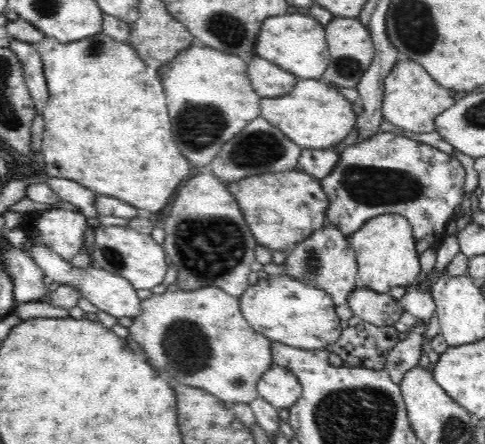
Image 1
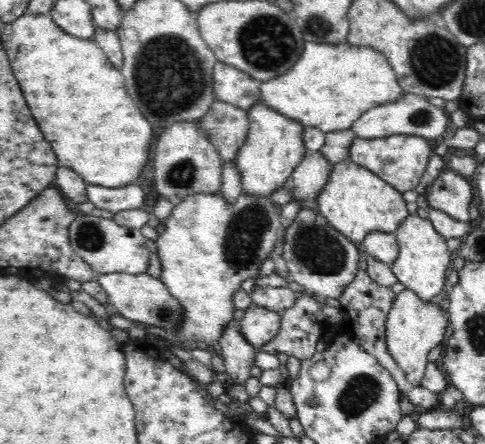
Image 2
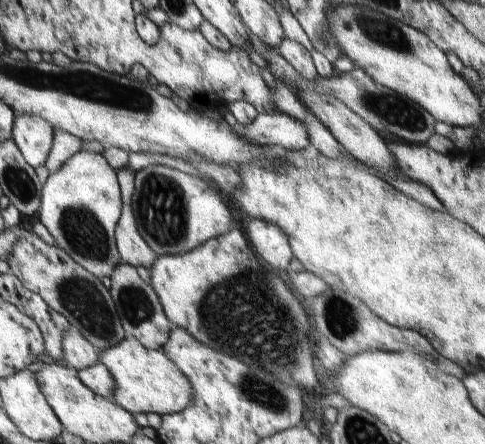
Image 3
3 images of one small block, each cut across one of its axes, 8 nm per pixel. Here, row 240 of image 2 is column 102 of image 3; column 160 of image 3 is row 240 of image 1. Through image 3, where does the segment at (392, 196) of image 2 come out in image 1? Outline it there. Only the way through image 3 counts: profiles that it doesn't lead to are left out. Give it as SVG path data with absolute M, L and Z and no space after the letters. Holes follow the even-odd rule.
M376 214L368 218L352 236L350 246L356 254L360 286L378 294L390 294L392 288L408 288L418 282L420 260L412 224L402 214Z

